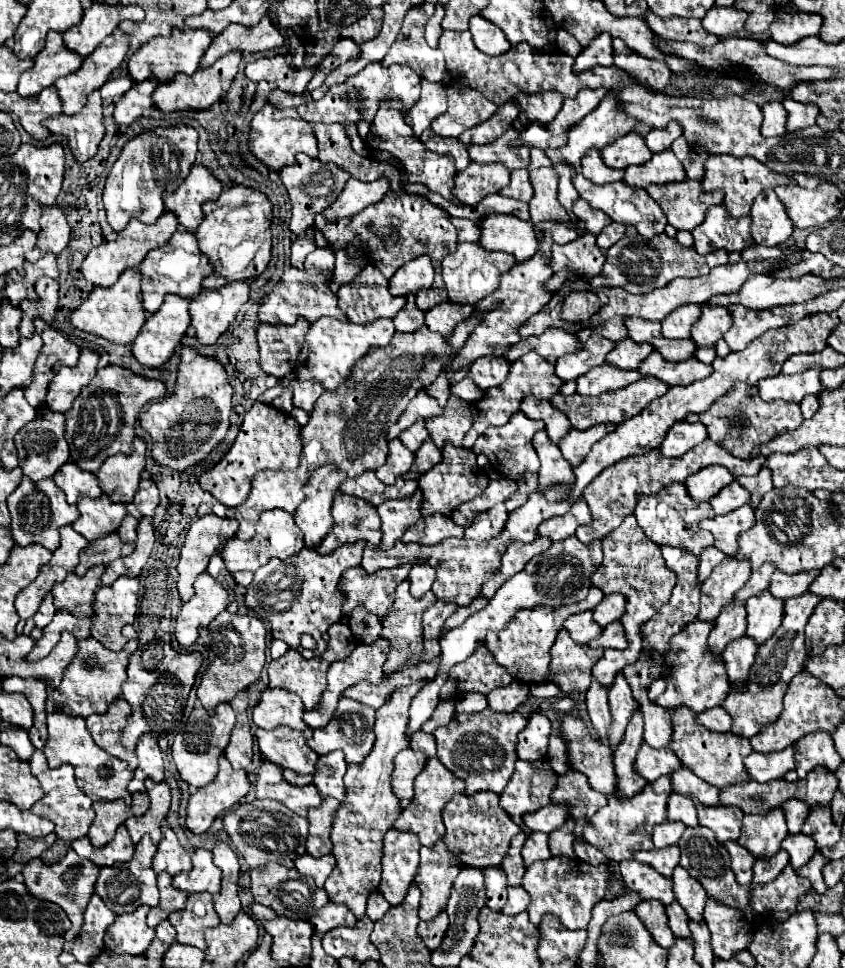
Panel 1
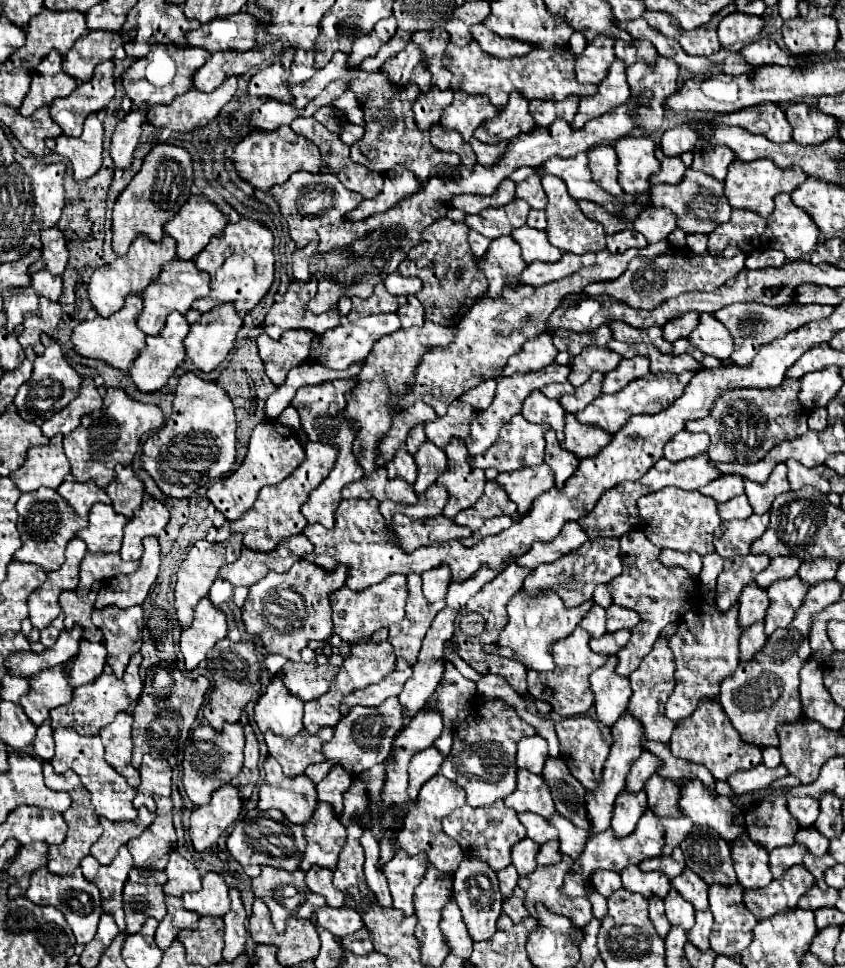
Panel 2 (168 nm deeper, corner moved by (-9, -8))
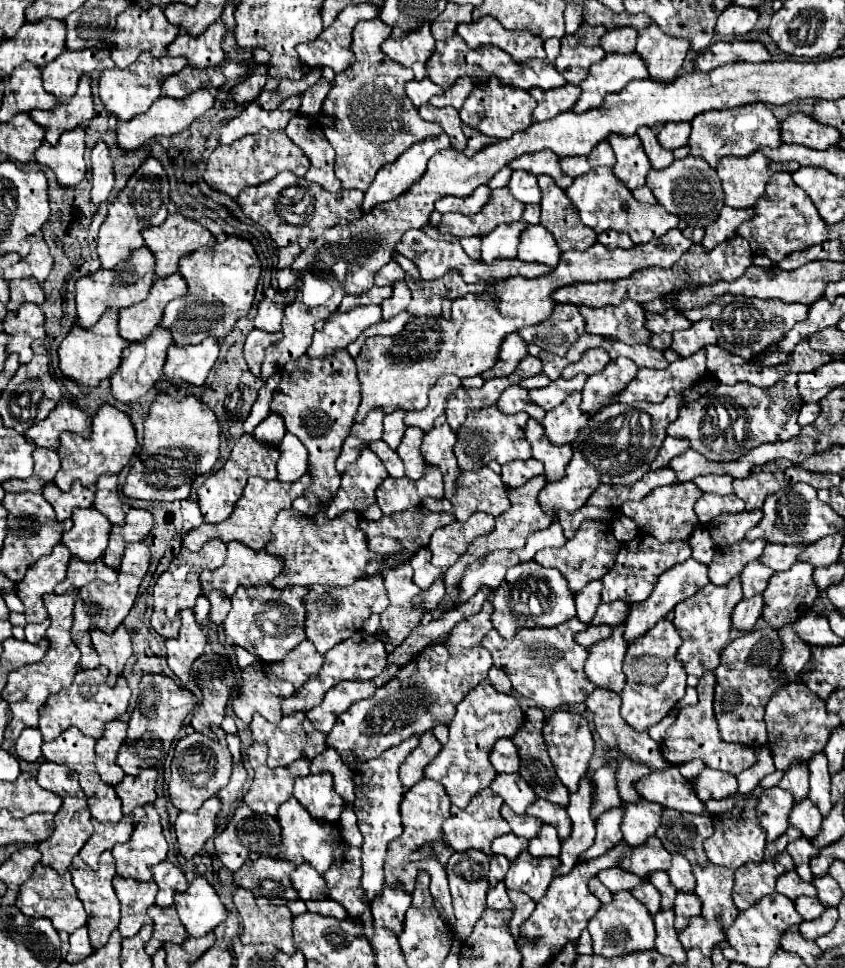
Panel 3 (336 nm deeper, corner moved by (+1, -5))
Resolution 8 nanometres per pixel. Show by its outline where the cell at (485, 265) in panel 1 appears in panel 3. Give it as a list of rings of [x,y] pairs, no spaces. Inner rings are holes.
[[[518,220],[516,224],[500,224],[500,228],[494,228],[482,238],[482,260],[490,264],[496,258],[514,258],[520,244],[520,232],[524,232],[526,226],[530,224]]]

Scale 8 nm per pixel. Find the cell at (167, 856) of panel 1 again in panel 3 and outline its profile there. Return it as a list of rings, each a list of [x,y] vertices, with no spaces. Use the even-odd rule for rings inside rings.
[[[168,860],[152,866],[152,876],[154,876],[154,882],[158,884],[156,904],[162,908],[172,906],[174,894],[186,892],[186,888],[188,888],[188,880],[184,878],[184,872]]]

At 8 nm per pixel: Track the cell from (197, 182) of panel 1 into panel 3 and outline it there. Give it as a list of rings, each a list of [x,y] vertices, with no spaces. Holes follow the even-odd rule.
[[[170,214],[160,226],[144,230],[144,244],[156,258],[156,278],[168,278],[178,270],[182,256],[196,252],[202,246],[212,248],[216,238],[198,222],[182,214]]]

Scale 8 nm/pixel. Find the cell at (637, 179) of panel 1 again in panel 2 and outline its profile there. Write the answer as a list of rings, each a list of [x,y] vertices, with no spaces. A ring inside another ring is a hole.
[[[658,147],[656,155],[660,159],[660,171],[650,177],[650,187],[656,187],[660,183],[676,185],[678,181],[682,181],[682,175],[686,173],[686,165],[682,163],[682,159],[680,157],[666,157],[666,155],[662,155],[660,147]]]

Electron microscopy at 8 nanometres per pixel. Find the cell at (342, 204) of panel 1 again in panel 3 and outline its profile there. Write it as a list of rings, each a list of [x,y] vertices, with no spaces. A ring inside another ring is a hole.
[[[440,134],[436,138],[426,138],[410,146],[396,162],[384,166],[376,174],[376,180],[372,182],[370,190],[364,194],[364,204],[362,204],[364,212],[370,212],[376,204],[396,200],[398,196],[402,196],[426,172],[426,162],[436,152],[446,148],[450,148],[450,140],[446,134]]]

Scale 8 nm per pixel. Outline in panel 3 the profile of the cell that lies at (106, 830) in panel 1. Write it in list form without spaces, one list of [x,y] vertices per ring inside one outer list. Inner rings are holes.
[[[122,816],[120,822],[112,824],[102,824],[98,820],[92,820],[94,824],[94,834],[88,838],[88,842],[84,844],[84,848],[80,850],[80,858],[92,868],[98,868],[98,858],[104,850],[112,850],[118,842],[128,842],[134,830],[132,824],[132,816]]]

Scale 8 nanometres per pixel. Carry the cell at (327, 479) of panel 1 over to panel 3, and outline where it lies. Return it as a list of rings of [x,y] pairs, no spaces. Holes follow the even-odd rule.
[[[340,348],[332,360],[312,360],[308,356],[300,356],[284,366],[280,384],[274,390],[272,412],[282,416],[286,430],[308,448],[308,470],[312,474],[312,484],[304,490],[304,496],[294,500],[292,508],[310,516],[316,510],[324,510],[338,492],[340,474],[334,464],[340,456],[342,442],[350,432],[358,406],[360,382],[354,360],[346,348]]]

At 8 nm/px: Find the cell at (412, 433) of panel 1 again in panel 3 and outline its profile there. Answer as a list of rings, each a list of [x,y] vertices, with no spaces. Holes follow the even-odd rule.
[[[394,410],[394,412],[390,412],[390,414],[384,418],[384,436],[382,436],[382,440],[384,440],[392,450],[398,448],[402,436],[404,436],[404,430],[406,430],[402,418],[404,418],[404,410]]]

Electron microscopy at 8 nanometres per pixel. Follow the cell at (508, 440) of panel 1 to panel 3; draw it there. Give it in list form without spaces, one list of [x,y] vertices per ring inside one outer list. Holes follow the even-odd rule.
[[[496,406],[492,408],[478,408],[476,412],[468,412],[468,420],[460,426],[458,442],[454,448],[456,460],[460,470],[480,470],[488,462],[496,460],[498,464],[506,464],[512,460],[530,458],[530,444],[524,438],[524,426],[528,416],[526,414],[502,414]]]

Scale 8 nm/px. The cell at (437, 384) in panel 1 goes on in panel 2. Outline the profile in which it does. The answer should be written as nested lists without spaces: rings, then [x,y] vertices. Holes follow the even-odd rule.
[[[668,241],[648,245],[642,251],[640,249],[630,249],[630,251],[624,251],[620,255],[612,255],[604,249],[604,251],[596,254],[595,265],[582,267],[580,271],[576,271],[574,275],[570,275],[562,281],[554,281],[554,283],[546,283],[546,285],[538,287],[522,283],[516,289],[506,287],[500,299],[490,299],[490,297],[478,299],[472,305],[472,309],[458,323],[458,337],[446,347],[432,347],[422,357],[422,361],[418,365],[418,371],[416,371],[416,383],[402,403],[410,405],[414,401],[424,401],[430,407],[434,407],[434,411],[438,415],[446,415],[446,407],[454,399],[458,399],[462,393],[466,393],[468,389],[476,387],[478,383],[482,383],[486,379],[500,377],[508,357],[518,353],[522,343],[526,343],[526,339],[534,339],[534,335],[546,331],[548,317],[552,315],[552,311],[556,307],[560,307],[560,303],[568,295],[582,293],[586,285],[596,283],[596,281],[618,279],[626,271],[630,259],[636,257],[636,255],[654,257],[654,255],[670,253],[670,251],[674,251],[674,247]],[[534,327],[538,327],[538,331]]]

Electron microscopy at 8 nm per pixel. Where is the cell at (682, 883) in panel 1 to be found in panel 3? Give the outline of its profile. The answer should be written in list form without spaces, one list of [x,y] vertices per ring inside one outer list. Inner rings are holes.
[[[672,854],[672,866],[668,870],[670,882],[682,890],[682,892],[694,892],[694,876],[692,876],[692,866],[688,864],[688,860],[684,860],[684,856],[676,856]]]

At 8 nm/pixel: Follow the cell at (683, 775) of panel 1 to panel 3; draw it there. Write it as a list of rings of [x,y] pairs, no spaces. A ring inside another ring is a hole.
[[[596,688],[588,700],[586,700],[586,706],[588,710],[594,714],[594,726],[596,726],[596,732],[600,734],[600,738],[610,746],[614,748],[618,744],[620,752],[630,756],[634,762],[638,764],[644,764],[652,770],[664,770],[668,768],[670,764],[662,758],[660,754],[660,744],[654,742],[648,732],[636,732],[634,728],[628,728],[628,724],[624,724],[624,718],[620,716],[620,696],[616,692],[608,692],[608,688]]]

